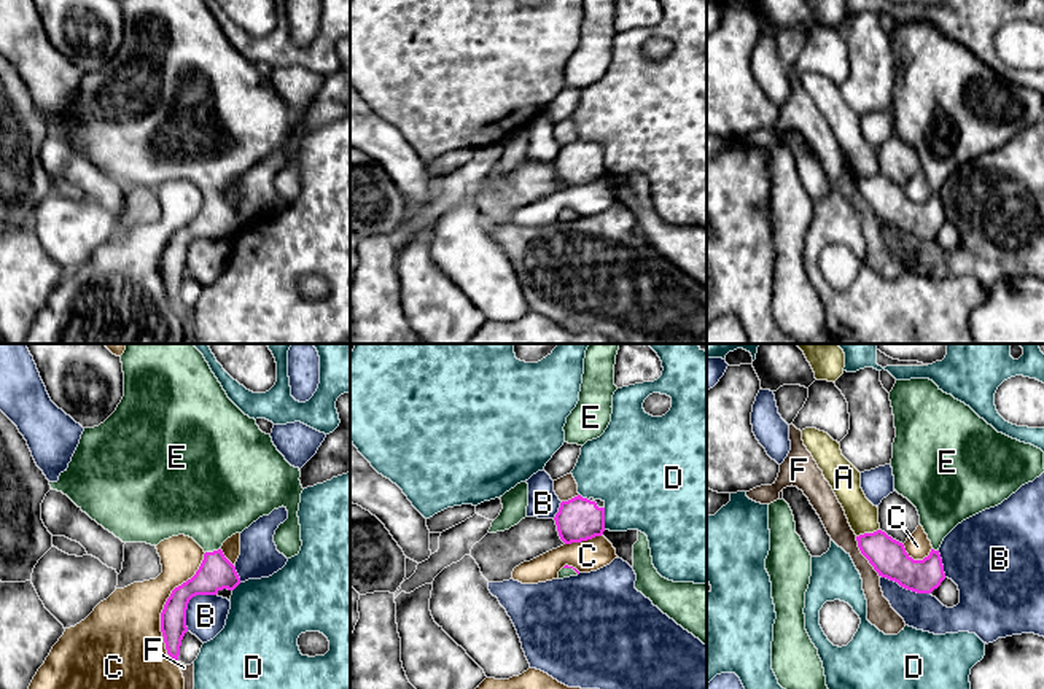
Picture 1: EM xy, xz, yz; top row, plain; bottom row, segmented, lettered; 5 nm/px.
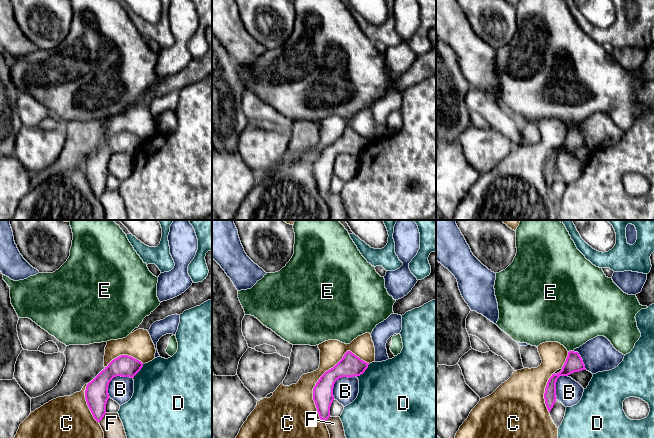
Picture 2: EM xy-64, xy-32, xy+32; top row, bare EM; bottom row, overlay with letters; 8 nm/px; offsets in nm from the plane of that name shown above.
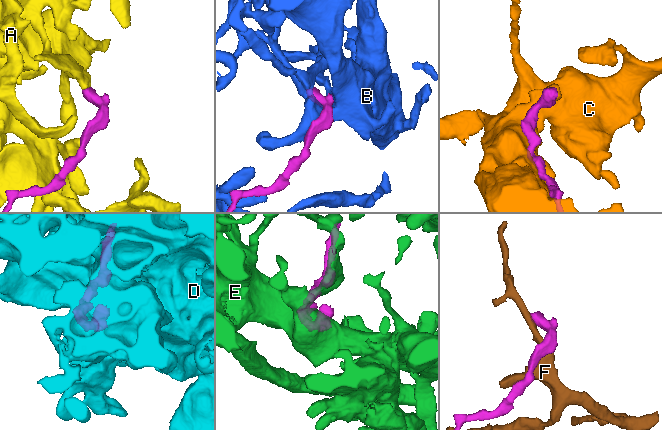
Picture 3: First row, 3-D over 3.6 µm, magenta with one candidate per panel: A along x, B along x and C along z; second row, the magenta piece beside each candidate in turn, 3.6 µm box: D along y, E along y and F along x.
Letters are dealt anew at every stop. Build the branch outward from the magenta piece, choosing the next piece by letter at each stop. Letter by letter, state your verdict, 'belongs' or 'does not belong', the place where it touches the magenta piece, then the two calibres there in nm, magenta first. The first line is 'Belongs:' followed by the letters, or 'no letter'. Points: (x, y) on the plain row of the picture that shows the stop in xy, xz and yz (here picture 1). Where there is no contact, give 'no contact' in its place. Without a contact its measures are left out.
Belongs: E
A: does not belong | yz (868, 177) | 190/160 nm
B: does not belong | xy (188, 245) | 180/200 nm
C: does not belong | xy (164, 249) | 140/380 nm
D: does not belong | xz (603, 163) | 220/420 nm
E: belongs | xy (214, 194) | 180/400 nm
F: does not belong | yz (864, 199) | 190/120 nm

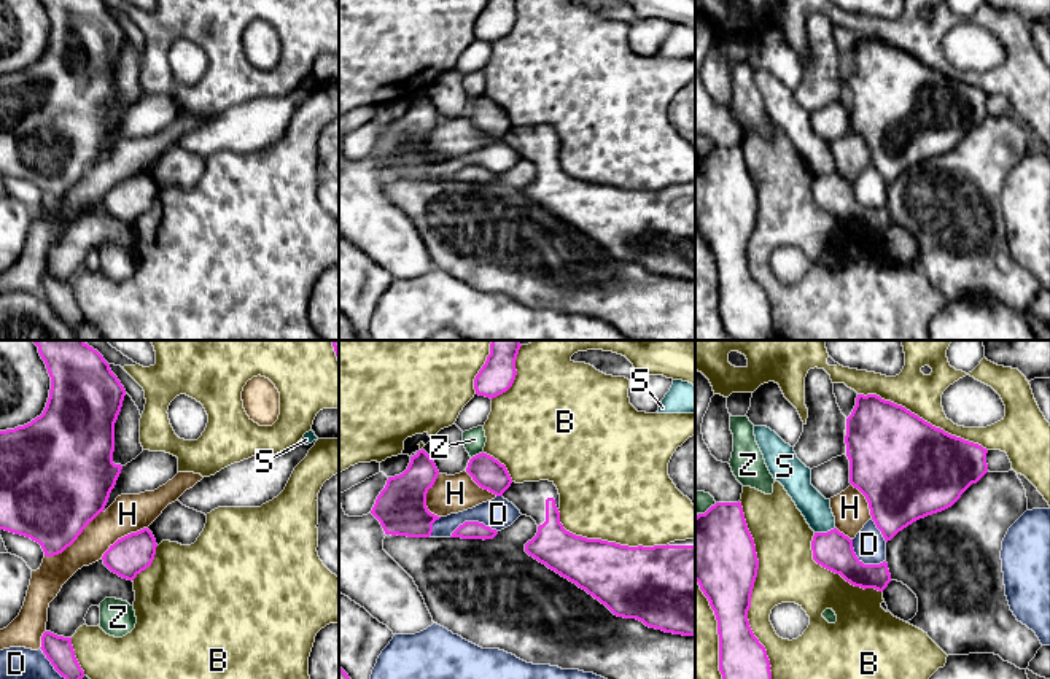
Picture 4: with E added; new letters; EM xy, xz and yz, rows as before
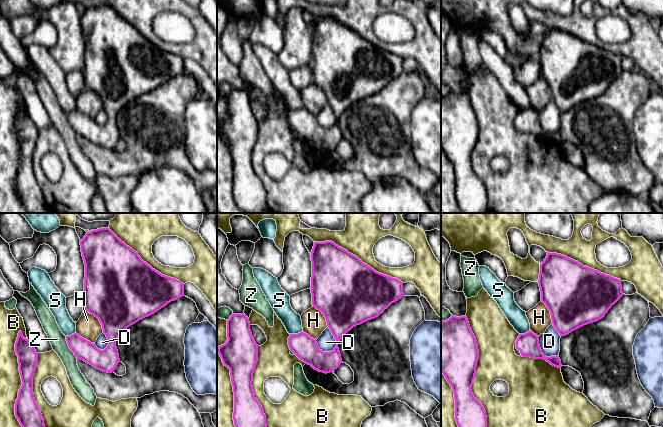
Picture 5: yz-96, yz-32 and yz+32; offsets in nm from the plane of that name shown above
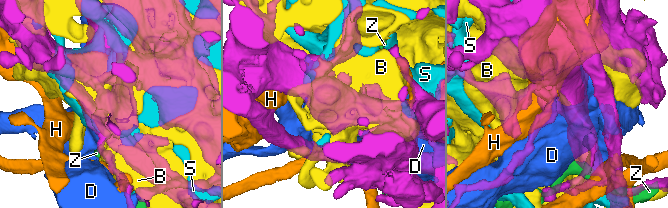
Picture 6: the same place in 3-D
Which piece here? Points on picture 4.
Belongs: no letter
B: does not belong | yz (750, 240) | 360/300 nm
D: does not belong | xz (473, 166) | 100/160 nm
H: does not belong | xy (73, 185) | 460/170 nm
S: does not belong | yz (824, 177) | 190/150 nm
Z: does not belong | xz (476, 99) | 160/120 nm

